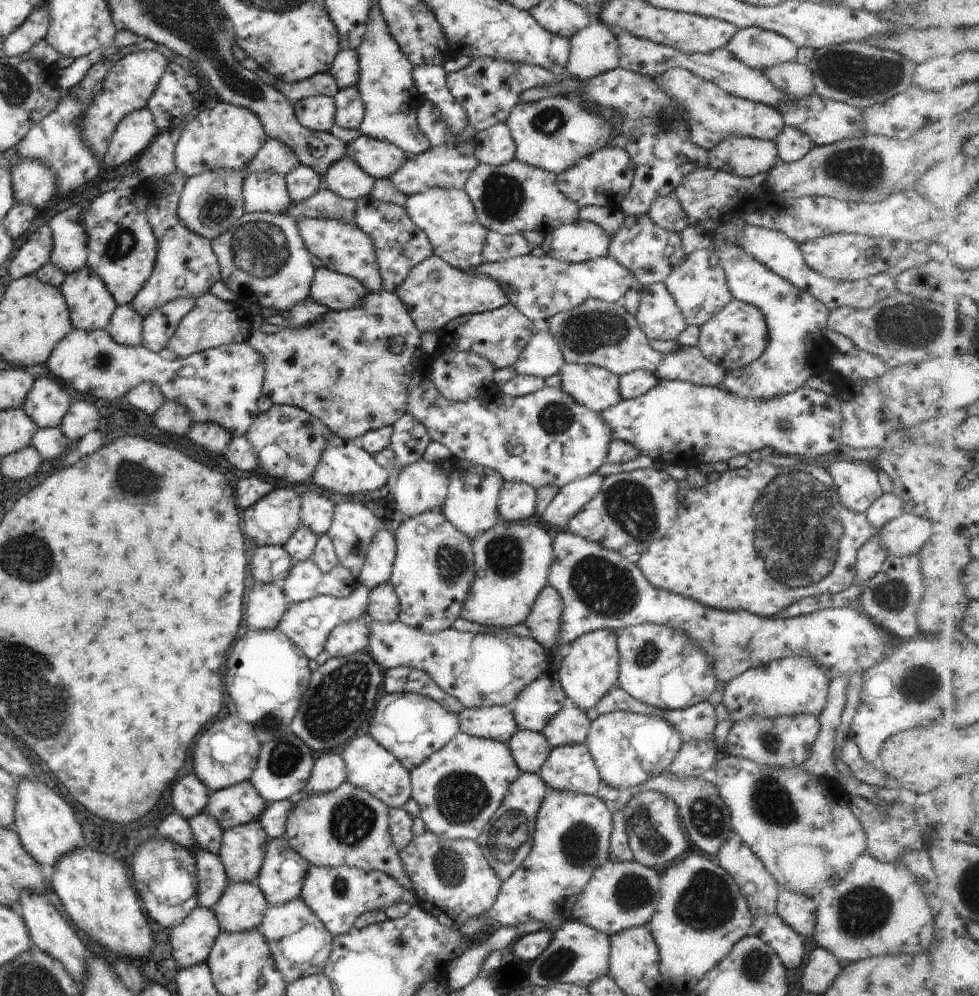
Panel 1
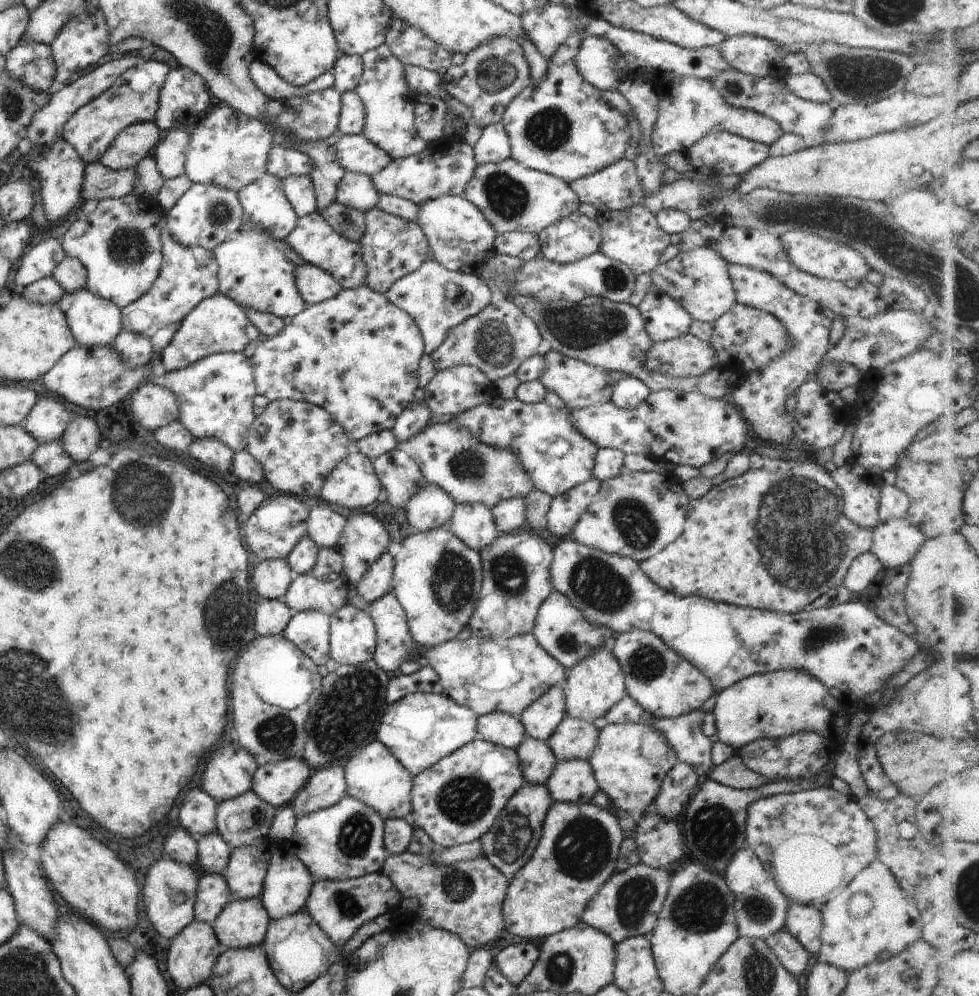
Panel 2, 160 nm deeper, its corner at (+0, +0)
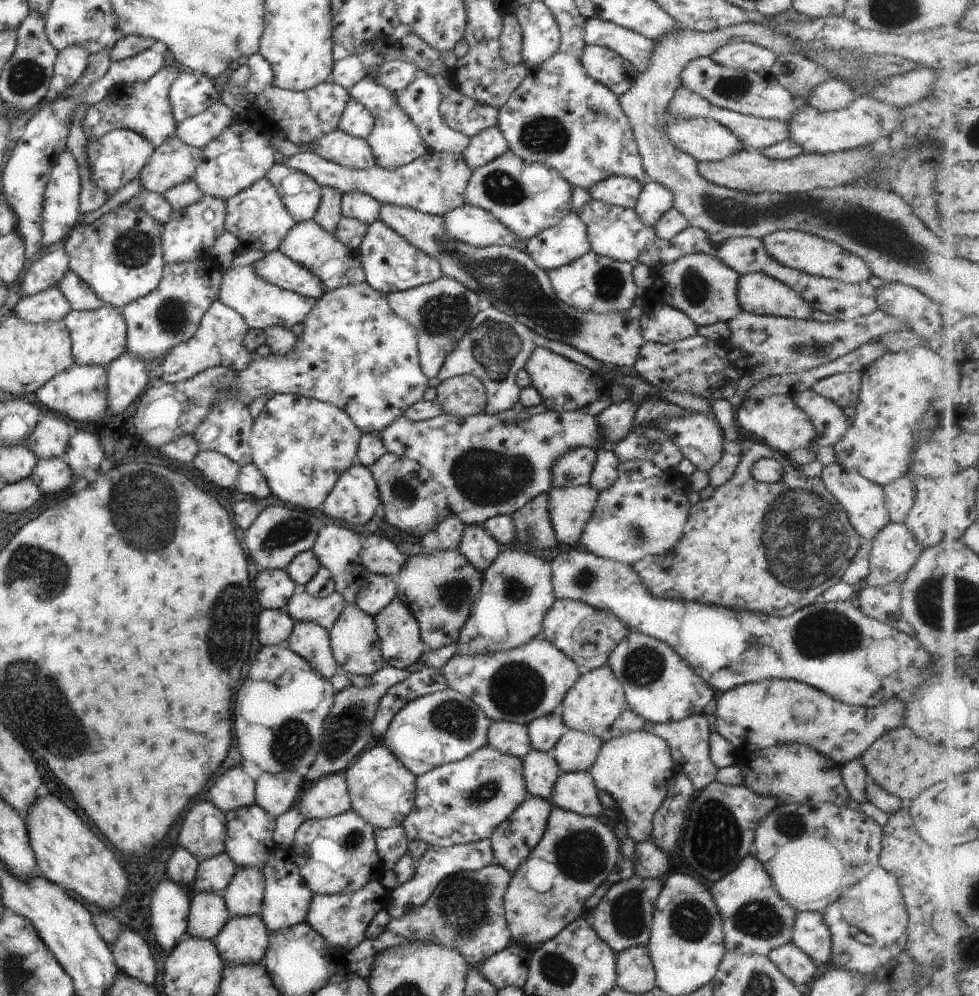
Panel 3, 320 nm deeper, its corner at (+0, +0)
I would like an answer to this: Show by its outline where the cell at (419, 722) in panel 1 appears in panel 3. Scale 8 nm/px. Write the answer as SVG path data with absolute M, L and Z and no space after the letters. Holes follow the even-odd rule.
M445 687L442 691L420 696L402 706L391 719L380 742L411 774L419 776L439 765L460 761L487 746L486 730L491 723L472 700Z

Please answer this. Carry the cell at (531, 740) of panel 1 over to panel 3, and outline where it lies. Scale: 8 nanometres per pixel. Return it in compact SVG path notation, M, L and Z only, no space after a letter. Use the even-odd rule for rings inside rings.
M533 749L521 759L527 796L549 802L553 785L561 773L558 764L546 753Z

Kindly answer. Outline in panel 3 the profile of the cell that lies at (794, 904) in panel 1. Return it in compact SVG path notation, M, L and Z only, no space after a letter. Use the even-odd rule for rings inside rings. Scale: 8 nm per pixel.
M798 912L792 926L790 942L801 949L816 965L830 962L830 932L820 913Z

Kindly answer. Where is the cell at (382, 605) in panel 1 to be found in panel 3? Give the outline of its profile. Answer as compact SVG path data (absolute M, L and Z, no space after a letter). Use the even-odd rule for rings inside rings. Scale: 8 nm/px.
M397 597L373 620L385 666L399 670L411 668L418 664L421 654L428 651L421 642L414 616Z

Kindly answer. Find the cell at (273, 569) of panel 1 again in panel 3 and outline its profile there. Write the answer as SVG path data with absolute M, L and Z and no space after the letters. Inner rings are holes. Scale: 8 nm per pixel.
M262 570L254 579L254 599L259 610L279 610L295 594L297 586L282 570Z

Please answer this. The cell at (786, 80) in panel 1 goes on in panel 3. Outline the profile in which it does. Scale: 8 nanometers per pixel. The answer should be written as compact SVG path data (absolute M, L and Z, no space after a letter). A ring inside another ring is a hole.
M833 78L812 88L805 104L819 112L838 111L847 108L856 97L843 81Z

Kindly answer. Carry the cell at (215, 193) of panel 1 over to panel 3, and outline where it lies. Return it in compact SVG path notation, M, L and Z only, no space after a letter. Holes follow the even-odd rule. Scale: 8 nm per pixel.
M203 195L200 201L185 208L171 210L160 232L163 262L171 264L201 260L213 246L213 240L224 232L225 211L225 201L209 195Z

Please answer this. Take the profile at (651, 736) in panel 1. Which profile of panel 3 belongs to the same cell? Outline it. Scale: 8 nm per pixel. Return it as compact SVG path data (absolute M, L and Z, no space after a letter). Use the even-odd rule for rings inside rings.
M631 731L600 744L595 762L588 770L597 789L609 794L626 829L626 836L634 843L650 838L651 819L665 798L666 782L672 775L674 762L661 738L643 731Z

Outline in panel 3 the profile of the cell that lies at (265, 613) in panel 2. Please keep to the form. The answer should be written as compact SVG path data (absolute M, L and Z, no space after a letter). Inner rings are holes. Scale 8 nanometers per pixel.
M282 609L259 610L255 621L257 640L262 647L285 644L291 629L293 619Z

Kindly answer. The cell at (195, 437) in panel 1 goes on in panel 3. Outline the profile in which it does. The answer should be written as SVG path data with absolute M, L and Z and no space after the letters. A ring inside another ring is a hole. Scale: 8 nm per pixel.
M199 451L189 465L193 466L202 478L217 488L231 490L237 486L236 476L239 466L221 453Z

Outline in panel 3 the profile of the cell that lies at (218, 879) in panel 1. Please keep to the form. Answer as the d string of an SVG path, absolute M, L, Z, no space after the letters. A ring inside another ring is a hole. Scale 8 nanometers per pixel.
M192 892L189 901L186 936L212 941L229 917L221 894Z

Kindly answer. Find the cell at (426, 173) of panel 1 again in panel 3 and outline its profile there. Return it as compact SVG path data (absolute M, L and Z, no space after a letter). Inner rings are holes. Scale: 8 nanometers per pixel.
M426 148L422 157L399 168L382 169L373 166L365 170L350 169L329 161L311 151L285 157L281 165L288 166L310 176L320 187L338 190L341 194L360 192L374 198L380 205L397 205L430 215L442 216L463 205L464 190L471 169L465 164L461 153L435 152Z

